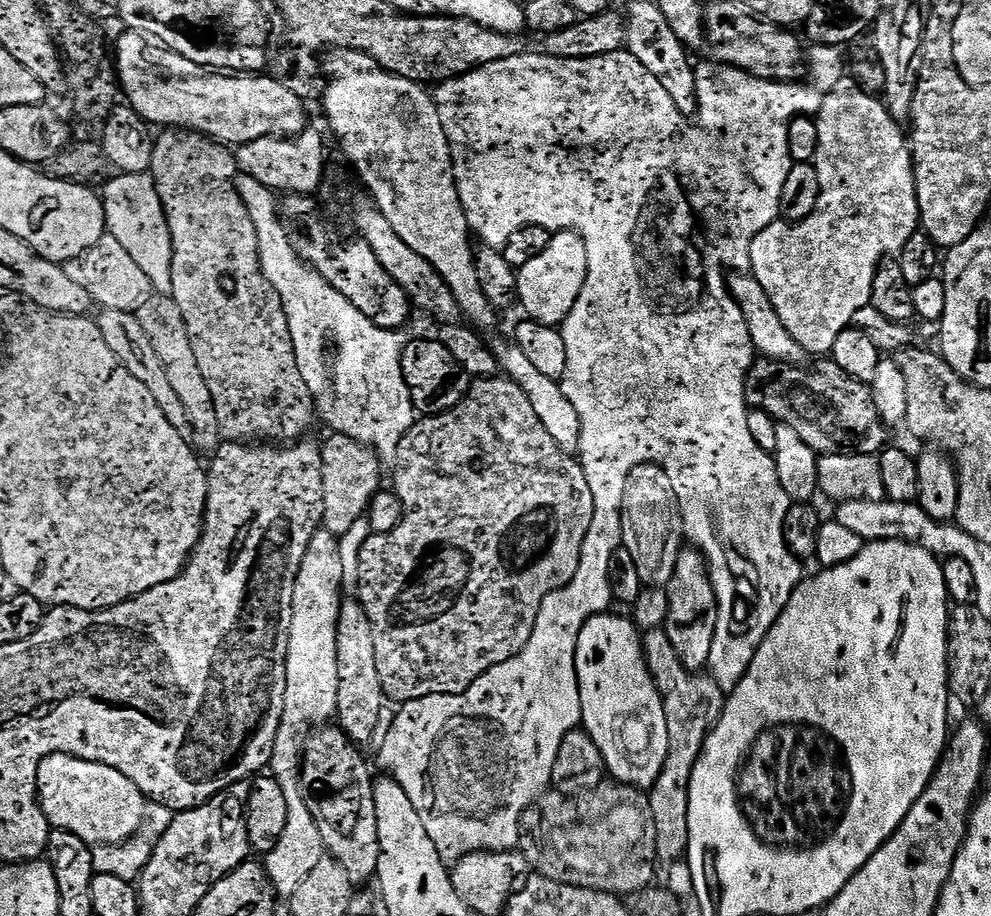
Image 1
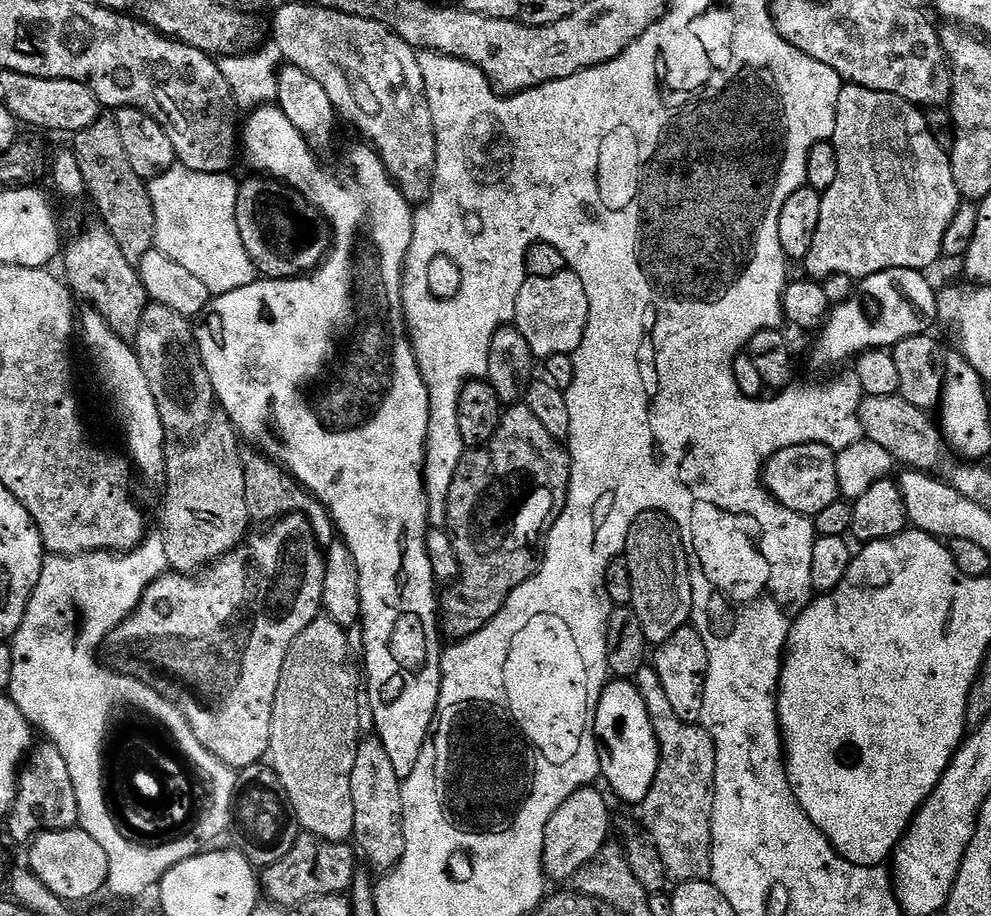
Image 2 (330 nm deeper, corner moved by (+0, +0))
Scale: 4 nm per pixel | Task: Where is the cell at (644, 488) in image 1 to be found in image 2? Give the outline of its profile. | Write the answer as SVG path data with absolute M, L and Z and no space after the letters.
M644 512L630 526L626 534L626 546L622 559L627 562L632 583L632 603L630 607L638 614L642 622L642 634L646 634L649 645L655 646L666 642L670 634L685 627L692 619L692 579L690 578L690 557L684 549L680 532L670 517L663 512Z

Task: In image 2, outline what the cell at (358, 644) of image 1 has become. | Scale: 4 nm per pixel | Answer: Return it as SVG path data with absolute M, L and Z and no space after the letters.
M375 738L361 739L358 754L354 754L354 770L350 770L350 798L354 802L352 840L363 863L365 860L380 874L391 872L406 848L401 783L398 774L394 774L394 765L390 763L390 754L386 754L386 746Z

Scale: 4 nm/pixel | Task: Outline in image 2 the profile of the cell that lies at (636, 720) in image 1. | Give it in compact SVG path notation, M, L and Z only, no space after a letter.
M616 678L605 684L596 707L594 734L596 735L596 749L600 755L600 776L612 787L611 795L613 797L616 795L618 799L625 800L633 806L643 804L656 777L660 761L660 747L656 741L654 726L650 722L650 714L646 714L646 702L642 702L642 694L631 679Z

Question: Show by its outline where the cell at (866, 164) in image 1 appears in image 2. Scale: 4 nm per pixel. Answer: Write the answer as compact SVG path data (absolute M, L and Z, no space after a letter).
M845 83L841 87L840 93L838 94L838 114L836 115L836 125L834 126L834 134L832 135L831 143L834 150L837 152L837 162L838 162L838 176L834 179L834 184L830 186L829 189L826 189L822 192L822 214L818 218L818 230L814 234L814 242L810 246L810 250L806 254L806 258L802 261L802 268L805 268L807 275L811 279L817 282L823 282L828 279L829 276L848 276L854 282L859 282L864 279L866 276L873 276L879 272L885 272L886 270L894 270L895 268L914 268L917 270L928 270L928 267L935 262L936 259L941 259L942 256L942 238L946 238L946 230L950 227L950 222L954 219L954 214L958 211L962 203L962 197L958 186L954 182L954 170L952 169L952 158L951 155L946 151L945 145L944 148L942 145L936 141L936 136L934 133L928 129L928 120L924 116L925 113L921 111L919 107L910 102L906 102L902 98L898 98L894 94L886 94L885 92L879 92L878 90L866 90L862 86L857 84Z

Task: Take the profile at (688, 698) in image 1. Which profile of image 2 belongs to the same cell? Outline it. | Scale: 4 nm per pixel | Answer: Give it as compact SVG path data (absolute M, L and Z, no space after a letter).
M645 666L638 670L634 683L646 702L646 714L654 726L656 741L660 747L660 761L654 782L646 794L638 812L644 815L642 827L654 842L662 858L662 866L673 881L706 880L712 875L712 811L714 810L714 778L716 777L716 747L710 734L700 724L687 724L674 714L666 693L662 691L662 682L658 682L656 669Z

